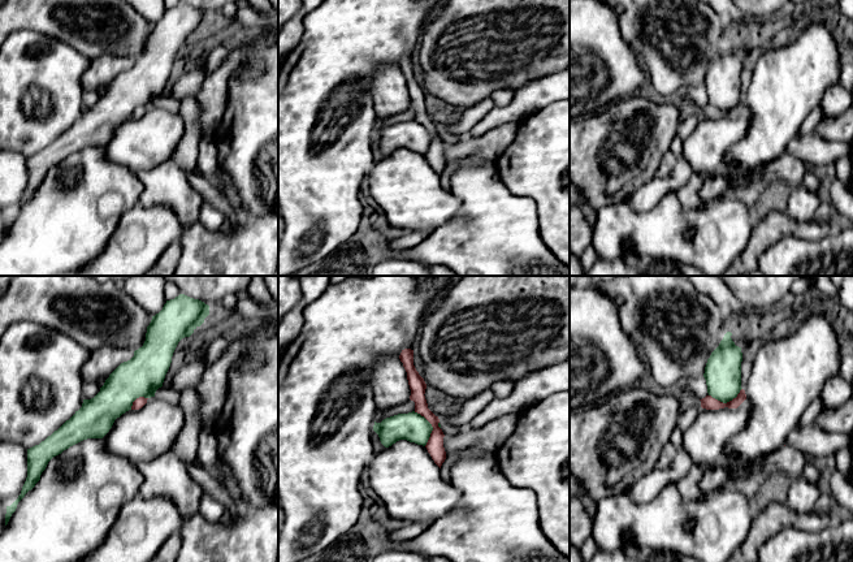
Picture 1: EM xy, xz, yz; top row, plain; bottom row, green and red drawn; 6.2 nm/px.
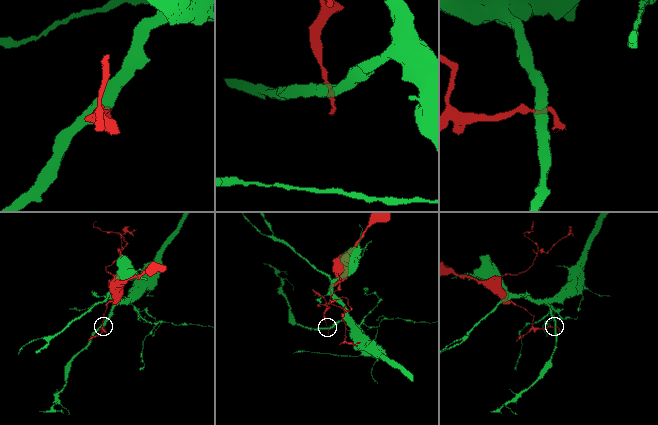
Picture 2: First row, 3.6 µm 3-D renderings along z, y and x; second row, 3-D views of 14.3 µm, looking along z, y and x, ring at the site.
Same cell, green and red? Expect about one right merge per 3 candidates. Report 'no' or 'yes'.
no

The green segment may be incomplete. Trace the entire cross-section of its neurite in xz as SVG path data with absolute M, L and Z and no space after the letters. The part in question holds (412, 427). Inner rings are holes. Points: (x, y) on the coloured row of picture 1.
M412 411L386 418L381 423L374 422L373 431L378 435L385 448L399 440L425 446L433 427L424 416Z

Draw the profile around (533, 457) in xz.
M570 390L553 393L527 407L512 436L494 454L511 485L536 493L541 531L570 558L570 477L563 475L563 467L570 463Z

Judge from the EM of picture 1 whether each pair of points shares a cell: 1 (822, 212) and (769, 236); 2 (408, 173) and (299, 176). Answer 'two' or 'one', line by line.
1: two
2: two

